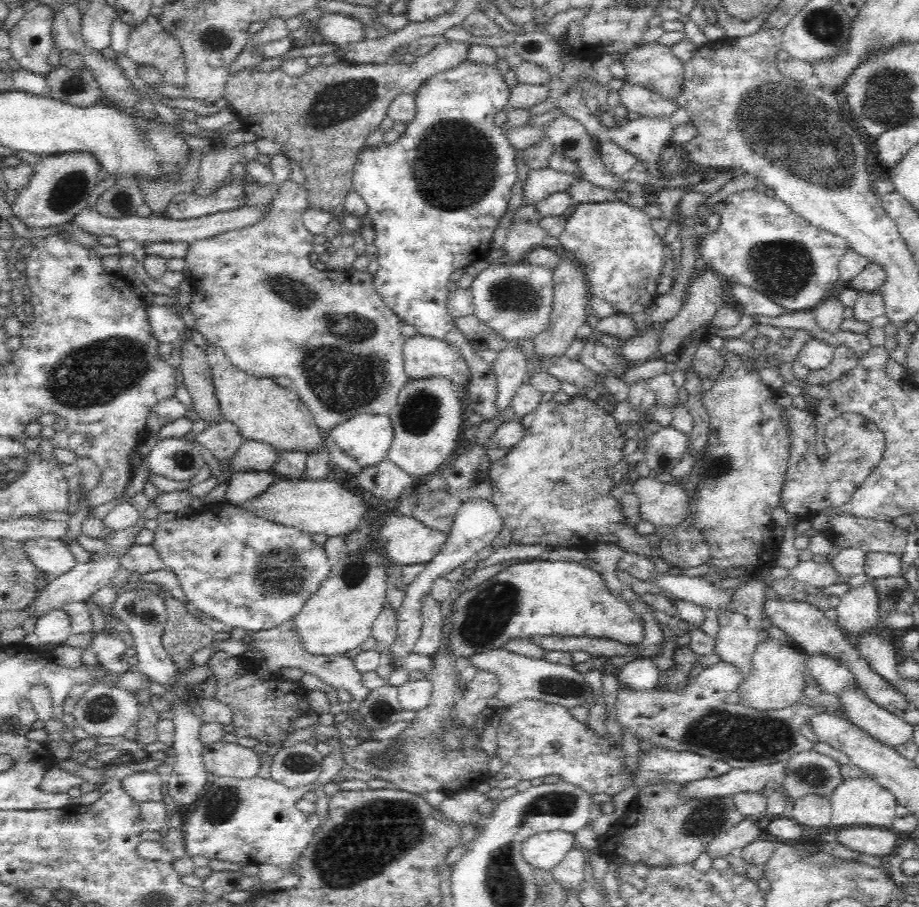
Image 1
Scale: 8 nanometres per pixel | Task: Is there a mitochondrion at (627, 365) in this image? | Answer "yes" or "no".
no

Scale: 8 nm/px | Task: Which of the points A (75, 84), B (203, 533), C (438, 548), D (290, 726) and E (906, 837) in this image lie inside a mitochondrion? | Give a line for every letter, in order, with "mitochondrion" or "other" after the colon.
A: mitochondrion
B: other
C: other
D: other
E: other

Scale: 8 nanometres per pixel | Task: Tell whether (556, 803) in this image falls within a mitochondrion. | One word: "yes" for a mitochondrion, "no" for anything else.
yes

